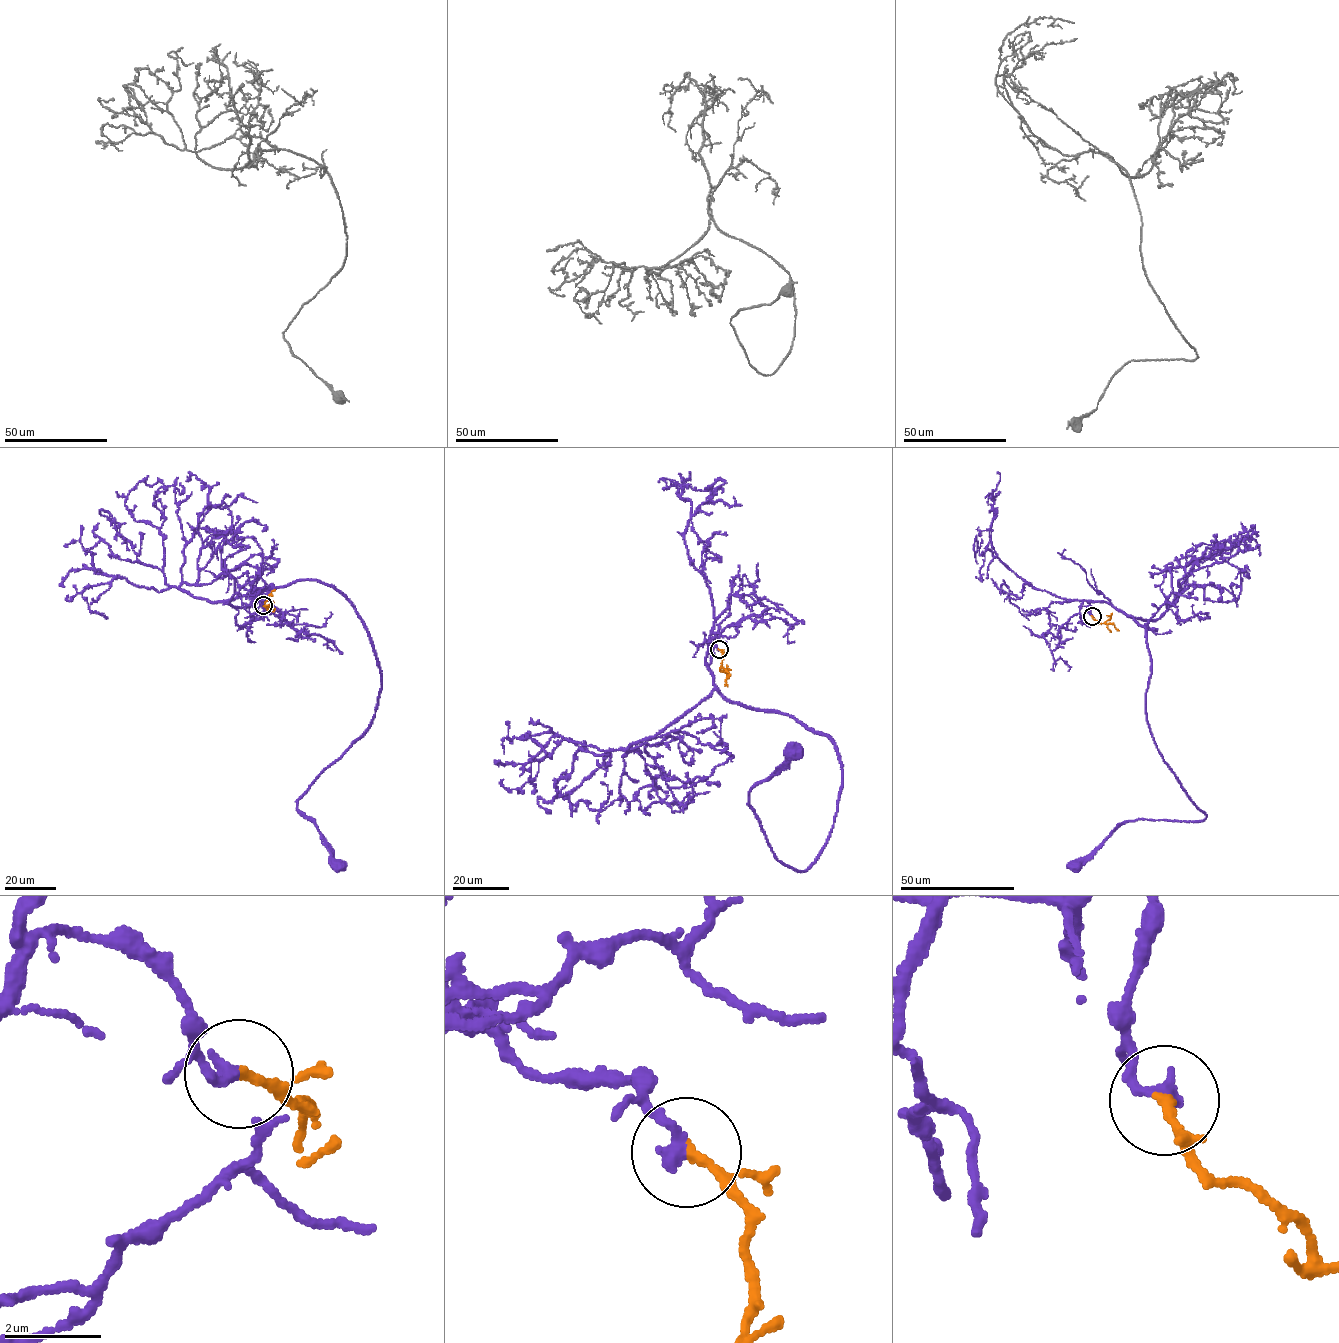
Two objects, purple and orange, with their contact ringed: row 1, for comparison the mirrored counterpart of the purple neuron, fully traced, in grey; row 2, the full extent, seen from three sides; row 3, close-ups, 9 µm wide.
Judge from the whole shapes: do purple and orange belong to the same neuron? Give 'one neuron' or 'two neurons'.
one neuron

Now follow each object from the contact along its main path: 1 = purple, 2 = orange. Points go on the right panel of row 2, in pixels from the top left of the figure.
1: (1091, 615), (1089, 602), (1109, 602), (1146, 629), (1149, 731), (1163, 761), (1206, 817), (1125, 820), (1076, 866)
2: (1091, 615), (1099, 623), (1112, 624), (1119, 631)

